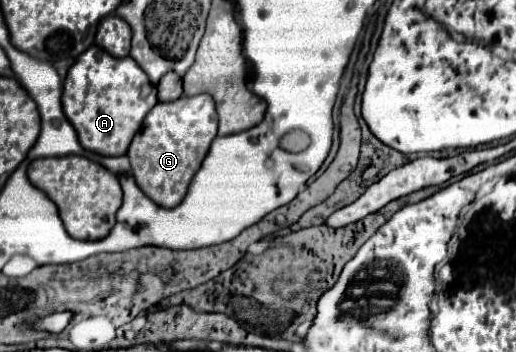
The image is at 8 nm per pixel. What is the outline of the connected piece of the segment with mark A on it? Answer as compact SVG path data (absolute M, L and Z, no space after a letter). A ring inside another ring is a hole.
M100 47L84 51L68 69L62 93L62 107L74 125L80 145L98 155L124 155L148 111L158 103L156 87L132 57L116 59Z

